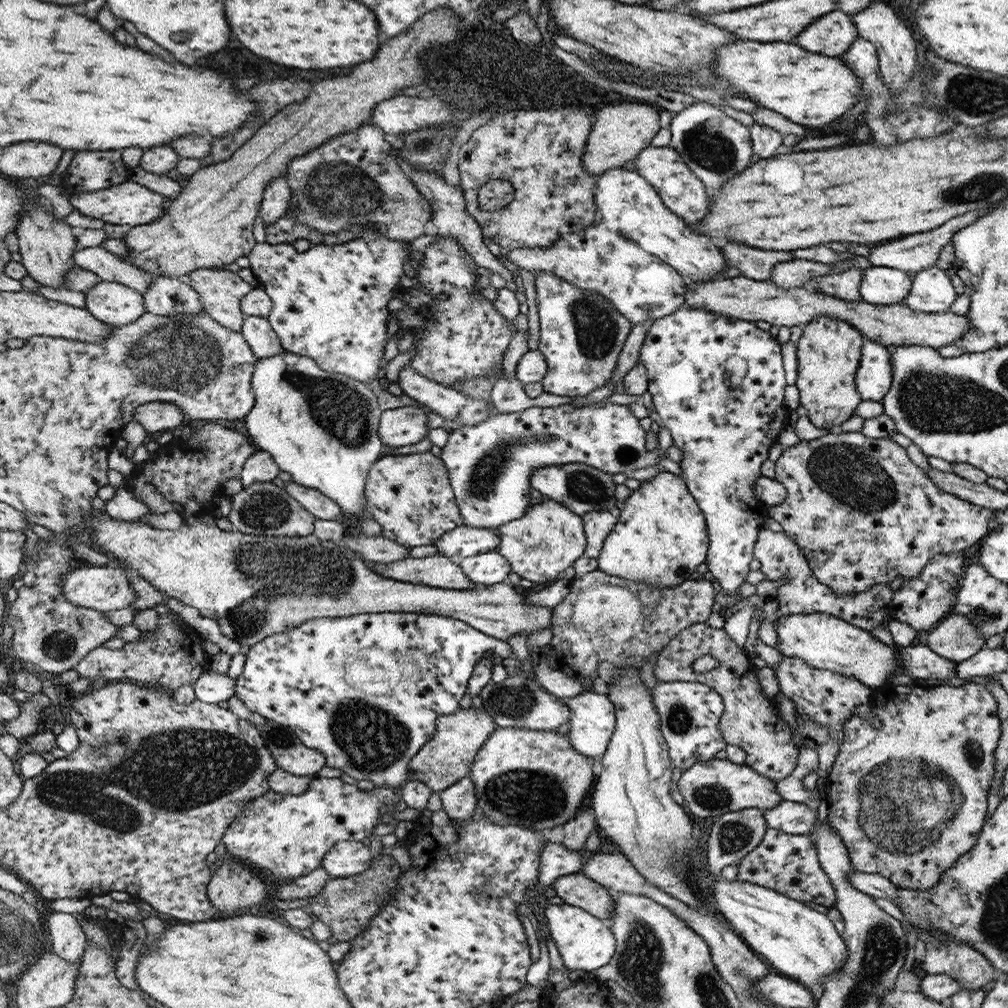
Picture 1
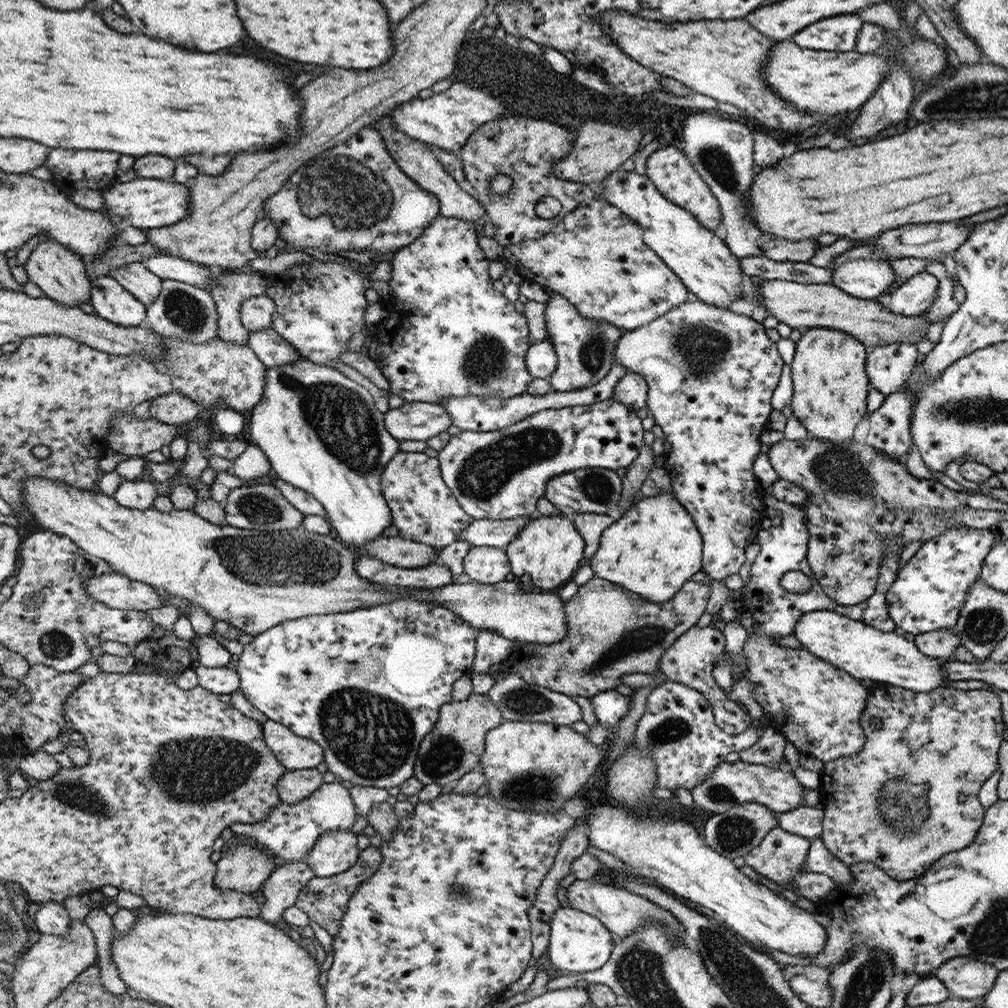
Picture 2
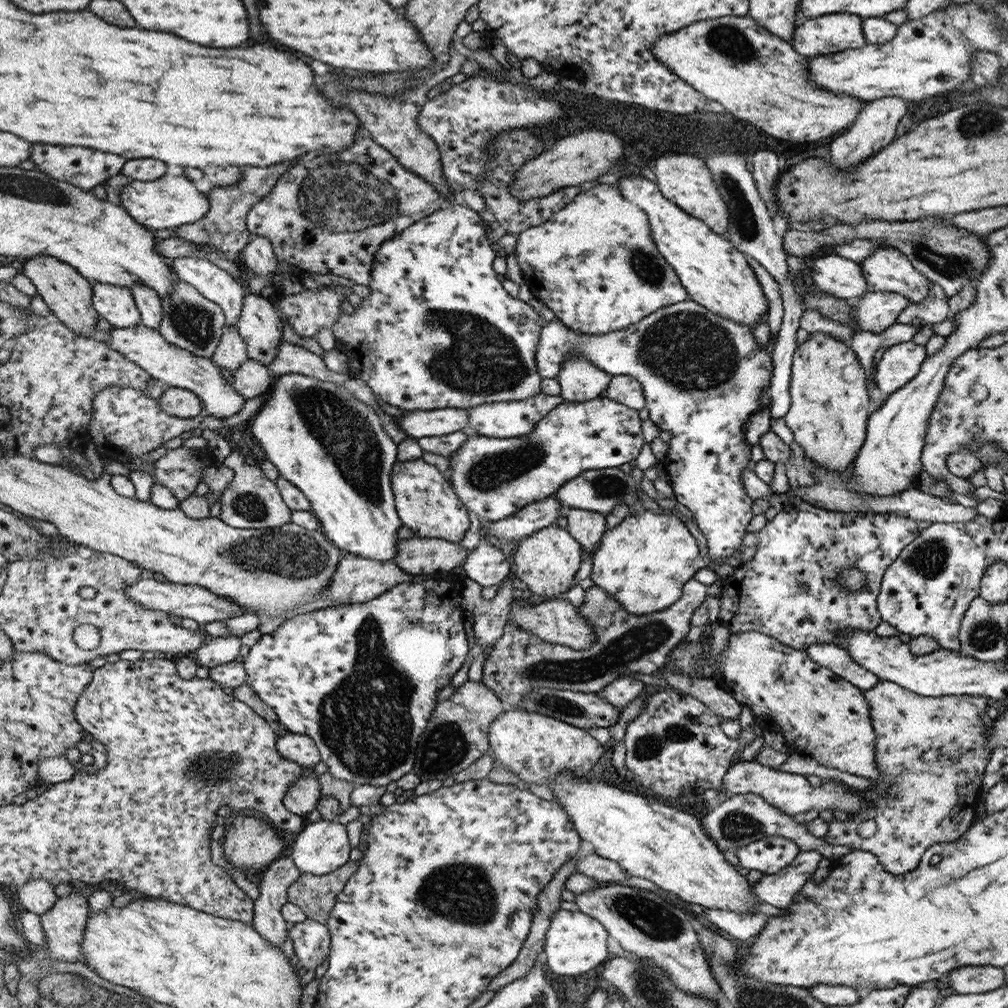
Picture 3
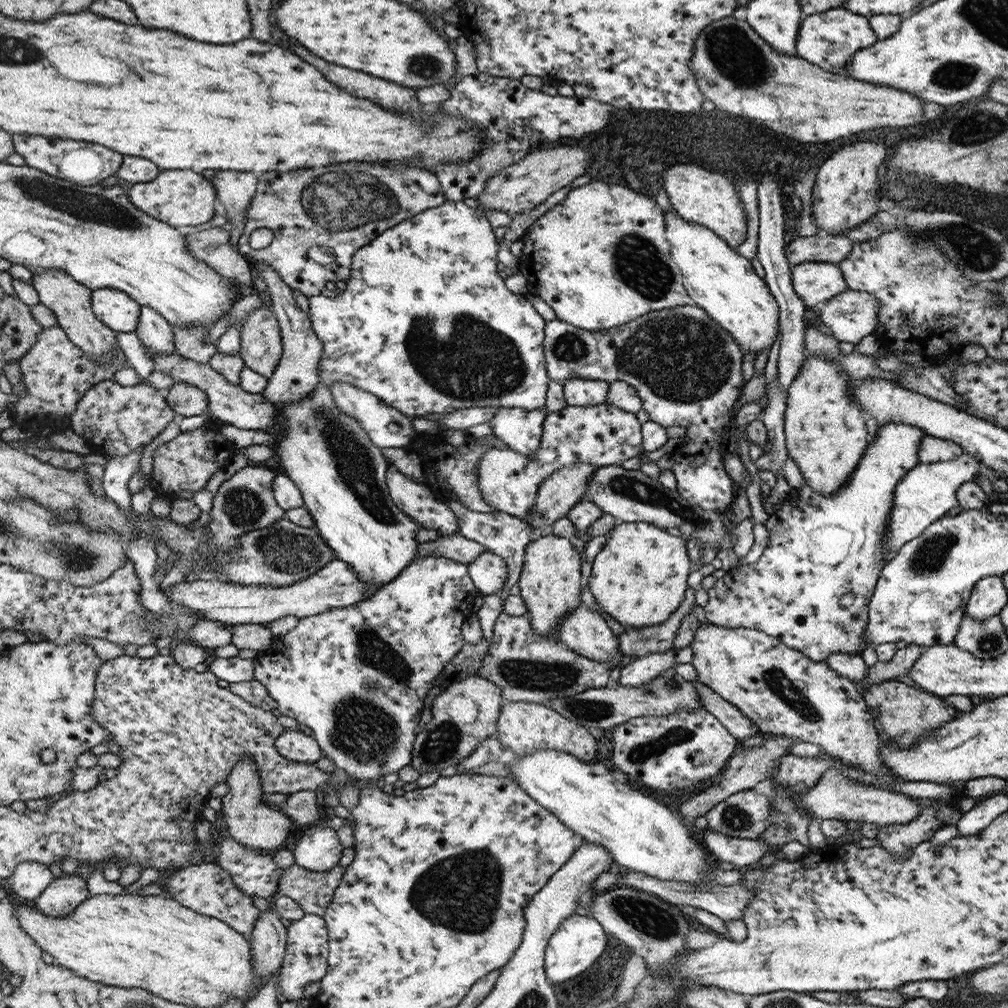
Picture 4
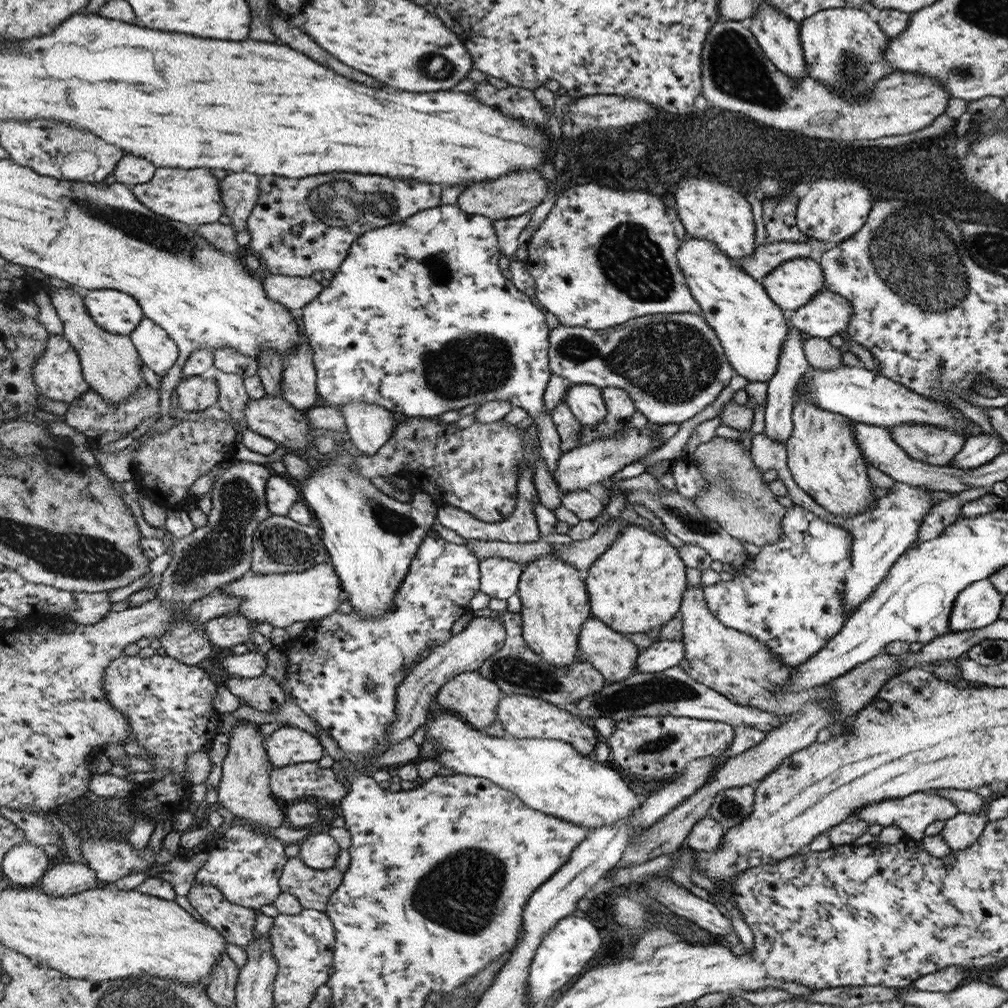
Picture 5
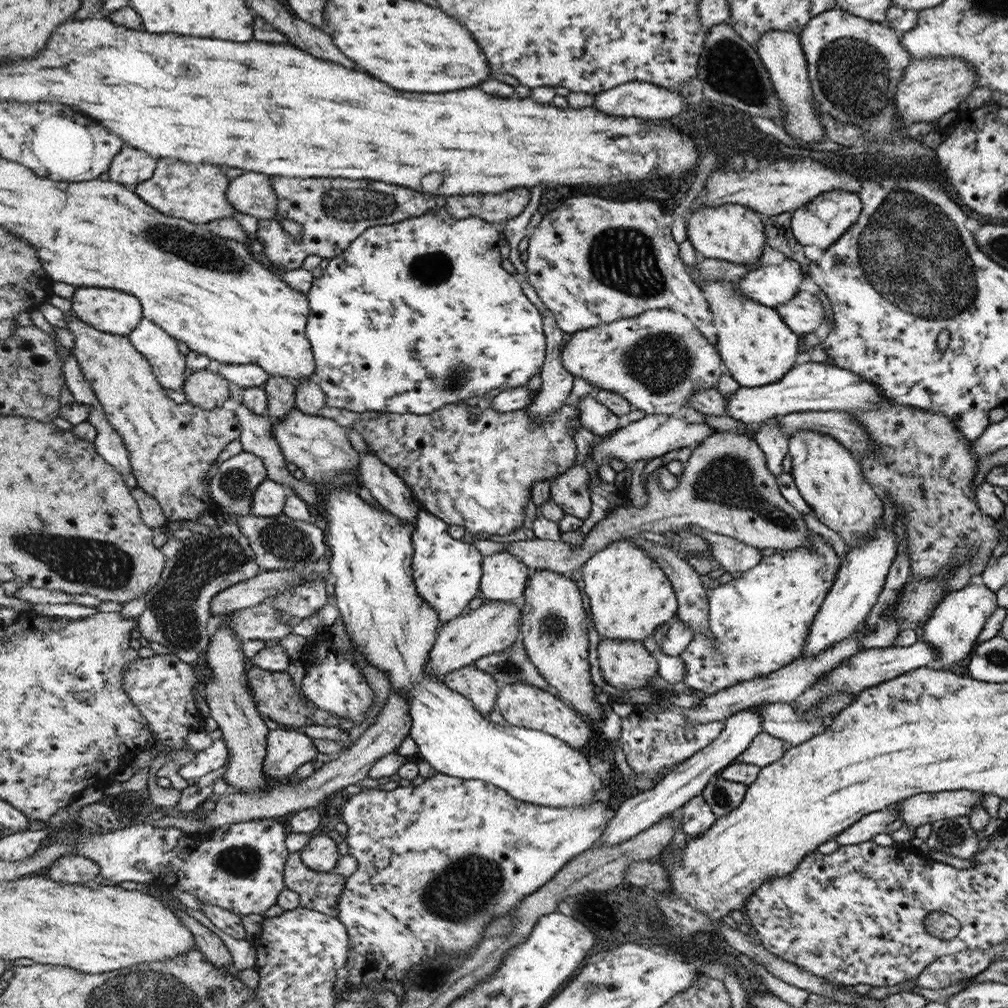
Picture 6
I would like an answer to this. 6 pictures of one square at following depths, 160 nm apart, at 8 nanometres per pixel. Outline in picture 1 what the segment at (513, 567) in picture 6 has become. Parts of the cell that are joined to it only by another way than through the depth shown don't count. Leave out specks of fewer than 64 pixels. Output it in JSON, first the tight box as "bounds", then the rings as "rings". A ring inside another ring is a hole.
{"bounds":[461,550,512,586],"rings":[[[496,550],[464,558],[461,566],[471,582],[480,586],[504,583],[512,572],[510,562]]]}

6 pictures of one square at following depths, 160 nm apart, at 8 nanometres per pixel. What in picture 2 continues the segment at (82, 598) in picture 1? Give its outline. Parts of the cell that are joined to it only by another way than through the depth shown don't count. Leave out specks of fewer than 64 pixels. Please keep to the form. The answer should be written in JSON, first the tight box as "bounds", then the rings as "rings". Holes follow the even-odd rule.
{"bounds":[87,572,162,611],"rings":[[[118,572],[92,579],[87,583],[87,590],[92,598],[103,601],[108,608],[147,611],[162,607],[159,590]]]}

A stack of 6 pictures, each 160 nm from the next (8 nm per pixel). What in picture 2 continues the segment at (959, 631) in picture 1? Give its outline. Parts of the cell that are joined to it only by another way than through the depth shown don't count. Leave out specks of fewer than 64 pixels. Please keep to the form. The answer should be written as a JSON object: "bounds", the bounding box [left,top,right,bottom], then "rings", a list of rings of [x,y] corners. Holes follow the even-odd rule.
{"bounds":[913,629,962,660],"rings":[[[940,629],[915,635],[913,641],[921,653],[944,660],[953,656],[955,650],[962,645],[960,635],[952,629]]]}

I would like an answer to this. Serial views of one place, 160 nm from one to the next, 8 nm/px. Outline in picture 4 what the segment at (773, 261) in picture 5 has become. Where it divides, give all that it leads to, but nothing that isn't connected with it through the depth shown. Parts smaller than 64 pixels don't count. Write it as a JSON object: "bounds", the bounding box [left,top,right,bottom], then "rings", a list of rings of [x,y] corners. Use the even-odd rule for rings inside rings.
{"bounds":[785,234,853,267],"rings":[[[823,234],[798,237],[785,245],[791,267],[803,262],[842,262],[851,253],[853,243],[844,234]]]}

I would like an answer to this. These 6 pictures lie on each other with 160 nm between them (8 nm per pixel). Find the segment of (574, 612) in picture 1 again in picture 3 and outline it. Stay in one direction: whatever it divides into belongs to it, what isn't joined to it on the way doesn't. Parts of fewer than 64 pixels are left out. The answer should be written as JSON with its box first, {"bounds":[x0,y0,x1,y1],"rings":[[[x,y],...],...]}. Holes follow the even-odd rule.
{"bounds":[481,578,715,708],"rings":[[[692,578],[683,588],[682,598],[673,607],[646,616],[634,616],[611,593],[594,585],[586,590],[584,603],[579,610],[595,626],[598,643],[584,650],[552,644],[508,620],[501,639],[493,645],[492,652],[485,660],[481,682],[494,690],[507,708],[516,708],[522,697],[528,696],[536,688],[599,694],[627,673],[652,675],[667,663],[674,648],[685,640],[693,626],[694,612],[715,590]]]}

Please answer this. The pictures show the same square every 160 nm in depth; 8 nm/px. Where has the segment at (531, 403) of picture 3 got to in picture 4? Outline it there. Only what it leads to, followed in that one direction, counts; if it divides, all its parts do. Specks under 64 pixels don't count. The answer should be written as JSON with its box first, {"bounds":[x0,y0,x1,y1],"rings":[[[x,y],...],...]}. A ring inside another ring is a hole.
{"bounds":[489,407,545,457],"rings":[[[499,407],[489,420],[489,425],[495,436],[510,449],[533,457],[540,446],[545,415],[542,409],[527,411],[516,407]]]}

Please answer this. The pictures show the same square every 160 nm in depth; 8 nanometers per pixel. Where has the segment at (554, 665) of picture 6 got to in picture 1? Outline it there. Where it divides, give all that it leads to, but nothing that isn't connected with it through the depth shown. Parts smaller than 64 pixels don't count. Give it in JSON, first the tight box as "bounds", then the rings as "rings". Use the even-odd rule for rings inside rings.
{"bounds":[495,498,587,588],"rings":[[[544,498],[542,502],[530,506],[522,518],[495,527],[500,542],[495,550],[507,558],[518,576],[538,584],[538,588],[544,587],[558,580],[560,572],[585,554],[587,549],[582,519],[567,505]]]}

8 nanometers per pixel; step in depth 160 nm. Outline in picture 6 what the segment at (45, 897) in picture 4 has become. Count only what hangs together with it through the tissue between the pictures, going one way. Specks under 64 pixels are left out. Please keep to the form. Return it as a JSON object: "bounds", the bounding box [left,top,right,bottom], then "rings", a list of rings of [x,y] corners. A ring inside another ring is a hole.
{"bounds":[49,854,101,884],"rings":[[[70,854],[57,860],[49,870],[54,880],[62,880],[70,884],[84,884],[94,880],[101,868],[91,857]]]}

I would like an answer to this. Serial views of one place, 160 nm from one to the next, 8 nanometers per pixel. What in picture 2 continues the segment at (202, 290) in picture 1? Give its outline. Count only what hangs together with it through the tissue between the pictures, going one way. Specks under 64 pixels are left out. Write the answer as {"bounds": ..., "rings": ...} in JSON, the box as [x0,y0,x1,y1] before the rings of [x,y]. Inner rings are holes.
{"bounds":[205,273,270,346],"rings":[[[264,273],[224,274],[217,276],[205,289],[210,293],[218,313],[217,336],[221,340],[240,346],[248,346],[249,330],[242,324],[242,303],[256,294],[265,294],[270,281]]]}

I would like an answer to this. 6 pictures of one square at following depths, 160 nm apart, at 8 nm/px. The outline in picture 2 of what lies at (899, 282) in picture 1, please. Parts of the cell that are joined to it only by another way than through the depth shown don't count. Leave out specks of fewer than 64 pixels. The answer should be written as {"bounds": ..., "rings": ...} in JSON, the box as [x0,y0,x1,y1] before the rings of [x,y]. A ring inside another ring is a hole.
{"bounds":[831,258,896,300],"rings":[[[888,258],[847,260],[831,267],[831,270],[832,285],[864,300],[872,300],[878,298],[880,294],[886,294],[896,282]]]}

